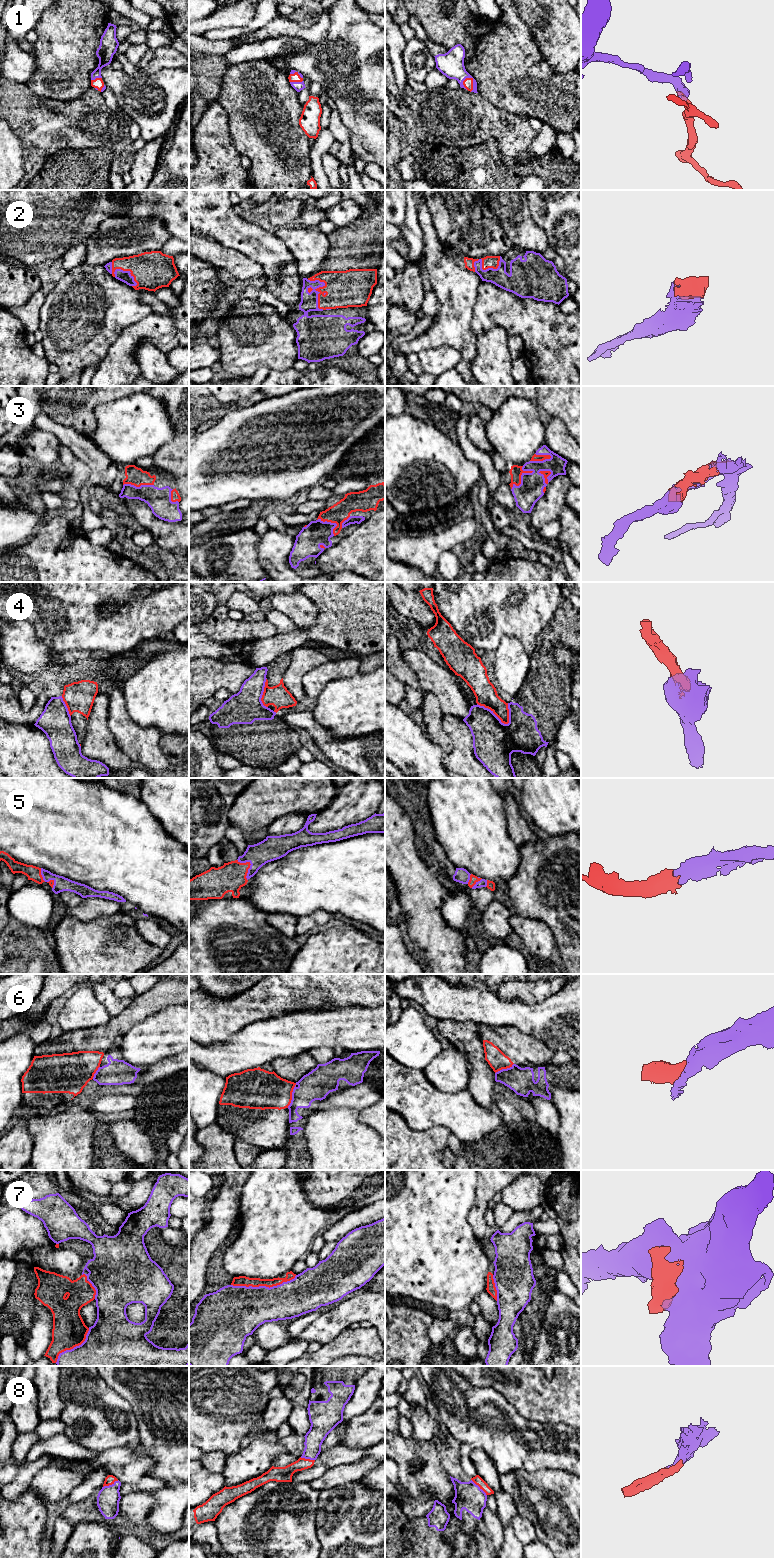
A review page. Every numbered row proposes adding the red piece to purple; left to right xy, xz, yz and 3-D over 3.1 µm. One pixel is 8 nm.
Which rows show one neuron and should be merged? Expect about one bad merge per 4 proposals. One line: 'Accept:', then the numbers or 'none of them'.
Accept: 1, 2, 3, 5, 8

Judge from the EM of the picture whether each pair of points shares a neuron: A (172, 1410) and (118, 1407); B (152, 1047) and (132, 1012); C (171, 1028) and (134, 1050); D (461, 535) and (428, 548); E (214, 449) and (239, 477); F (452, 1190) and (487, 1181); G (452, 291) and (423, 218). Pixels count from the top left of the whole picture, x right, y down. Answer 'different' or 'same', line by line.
A: different
B: different
C: same
D: same
E: same
F: different
G: same

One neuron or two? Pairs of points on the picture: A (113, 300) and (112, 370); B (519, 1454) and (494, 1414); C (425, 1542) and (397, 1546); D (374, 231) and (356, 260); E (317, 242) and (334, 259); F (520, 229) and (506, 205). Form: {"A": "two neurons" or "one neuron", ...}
{"A": "two neurons", "B": "one neuron", "C": "one neuron", "D": "one neuron", "E": "two neurons", "F": "one neuron"}

